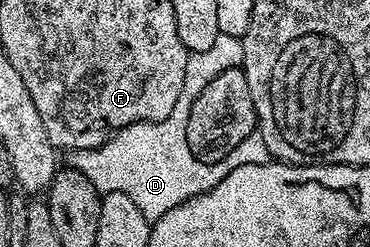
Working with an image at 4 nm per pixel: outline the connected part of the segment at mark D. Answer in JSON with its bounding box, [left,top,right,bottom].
[68,34,242,225]

